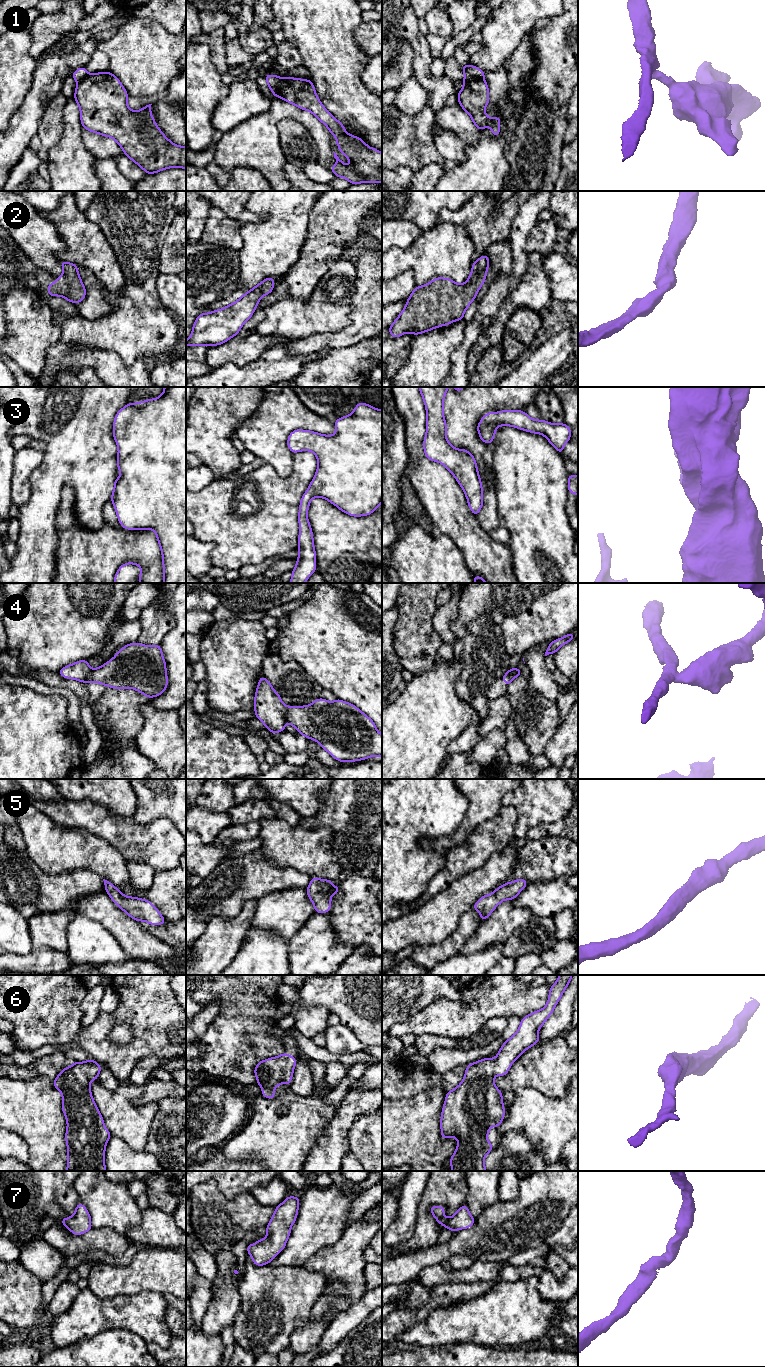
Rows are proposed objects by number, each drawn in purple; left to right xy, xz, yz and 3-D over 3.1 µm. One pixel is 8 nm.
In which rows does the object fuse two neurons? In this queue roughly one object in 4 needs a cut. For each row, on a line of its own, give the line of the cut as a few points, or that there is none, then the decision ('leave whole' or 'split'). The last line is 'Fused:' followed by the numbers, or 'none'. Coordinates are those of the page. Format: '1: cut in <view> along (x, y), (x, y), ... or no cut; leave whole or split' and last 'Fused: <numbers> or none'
1: cut in yz along (483, 77), (464, 80); split
2: no cut; leave whole
3: no cut; leave whole
4: cut in xz along (287, 707), (285, 721); split
5: no cut; leave whole
6: no cut; leave whole
7: no cut; leave whole
Fused: 1, 4

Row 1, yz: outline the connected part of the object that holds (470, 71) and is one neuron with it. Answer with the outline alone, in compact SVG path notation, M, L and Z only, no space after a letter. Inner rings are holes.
M463 65L461 69L464 72L464 80L471 80L475 78L484 78L485 71L475 67L474 65Z

